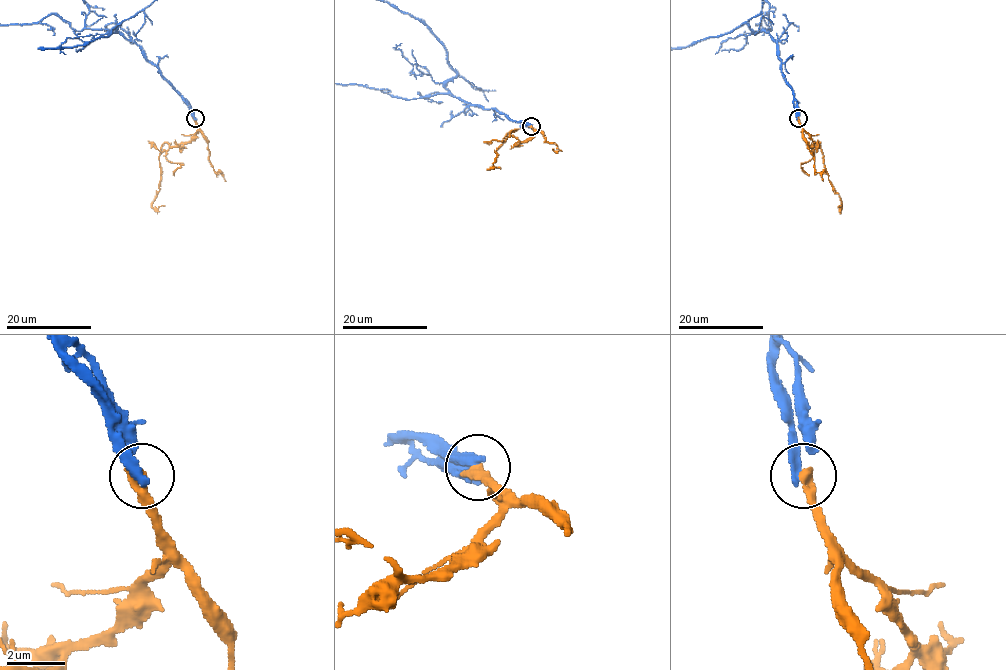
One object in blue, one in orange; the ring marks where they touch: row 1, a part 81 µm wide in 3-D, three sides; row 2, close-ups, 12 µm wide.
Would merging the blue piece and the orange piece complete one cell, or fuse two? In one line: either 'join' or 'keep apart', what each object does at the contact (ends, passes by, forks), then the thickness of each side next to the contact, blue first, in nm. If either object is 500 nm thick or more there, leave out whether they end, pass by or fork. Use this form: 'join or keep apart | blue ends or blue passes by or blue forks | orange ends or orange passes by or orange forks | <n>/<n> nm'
keep apart | blue ends | orange ends | 320/400 nm

